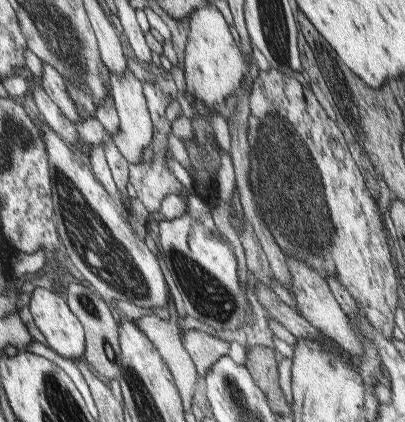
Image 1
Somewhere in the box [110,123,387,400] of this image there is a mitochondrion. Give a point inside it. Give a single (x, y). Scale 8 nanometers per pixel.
(218, 308)

